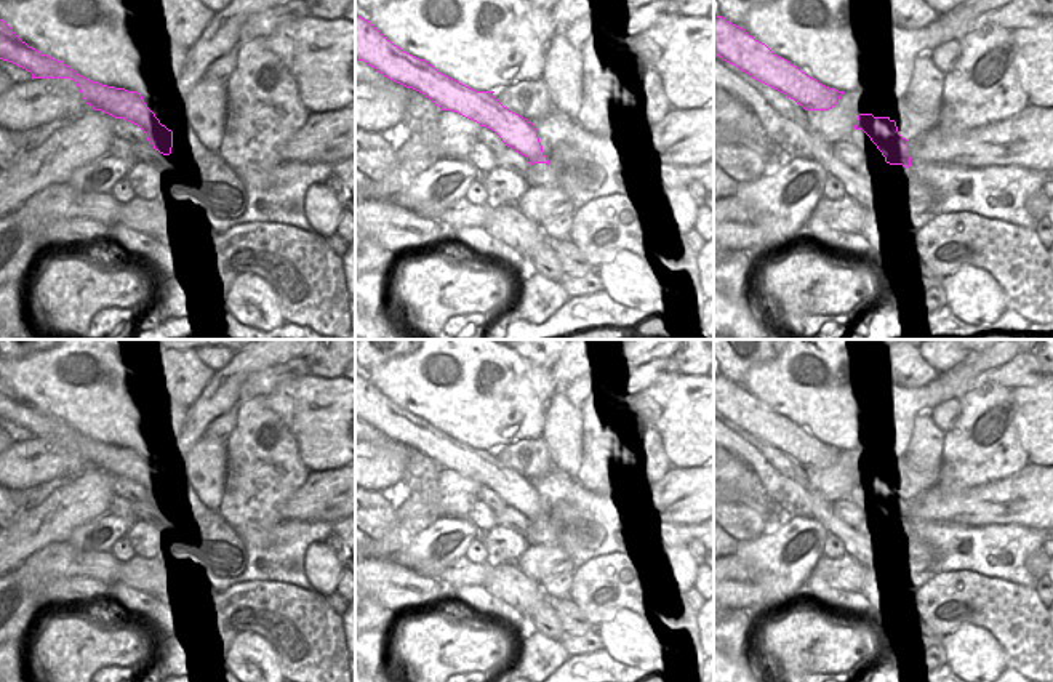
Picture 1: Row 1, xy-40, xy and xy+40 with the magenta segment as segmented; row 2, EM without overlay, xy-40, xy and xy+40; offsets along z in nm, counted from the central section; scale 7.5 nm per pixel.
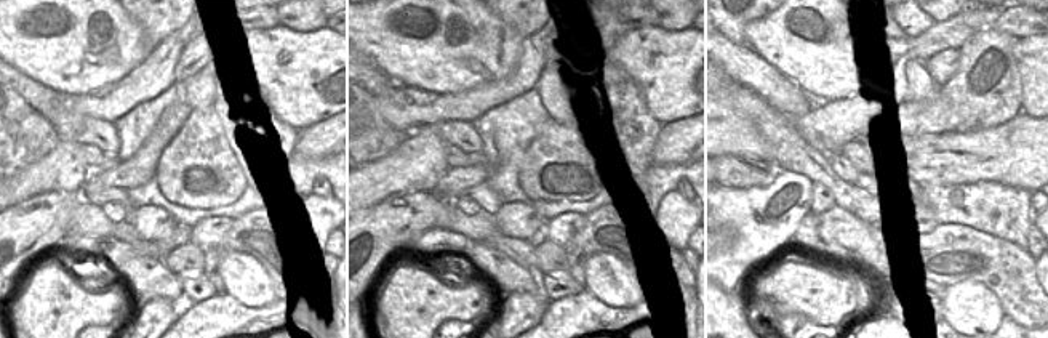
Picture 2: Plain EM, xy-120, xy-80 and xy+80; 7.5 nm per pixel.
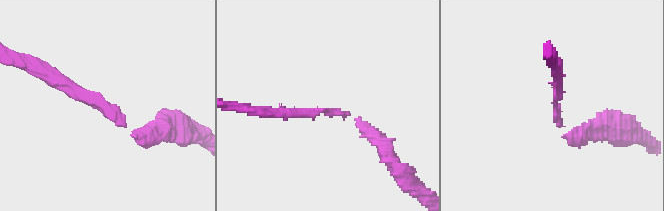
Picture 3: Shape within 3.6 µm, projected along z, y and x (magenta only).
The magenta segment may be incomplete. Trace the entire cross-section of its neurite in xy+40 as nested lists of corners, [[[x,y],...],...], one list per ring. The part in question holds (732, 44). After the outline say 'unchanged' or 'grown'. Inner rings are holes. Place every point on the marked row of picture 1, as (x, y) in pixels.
[[[714,16],[714,53],[752,78],[794,99],[805,110],[829,110],[843,94],[807,75],[722,16]]]; unchanged

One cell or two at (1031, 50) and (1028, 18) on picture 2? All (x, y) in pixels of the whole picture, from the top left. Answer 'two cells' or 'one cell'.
two cells

